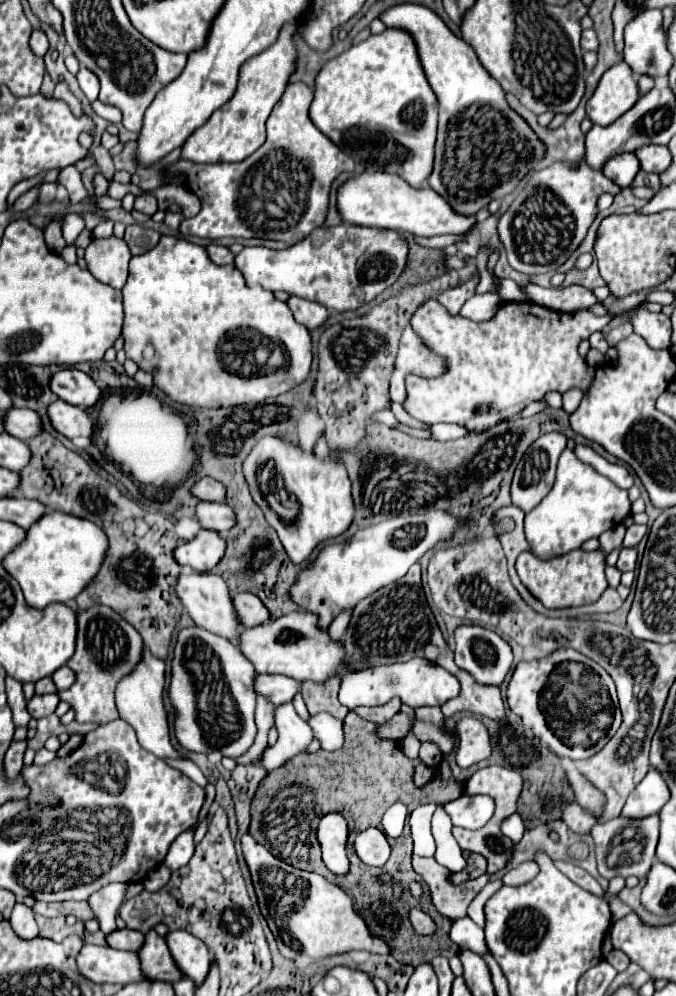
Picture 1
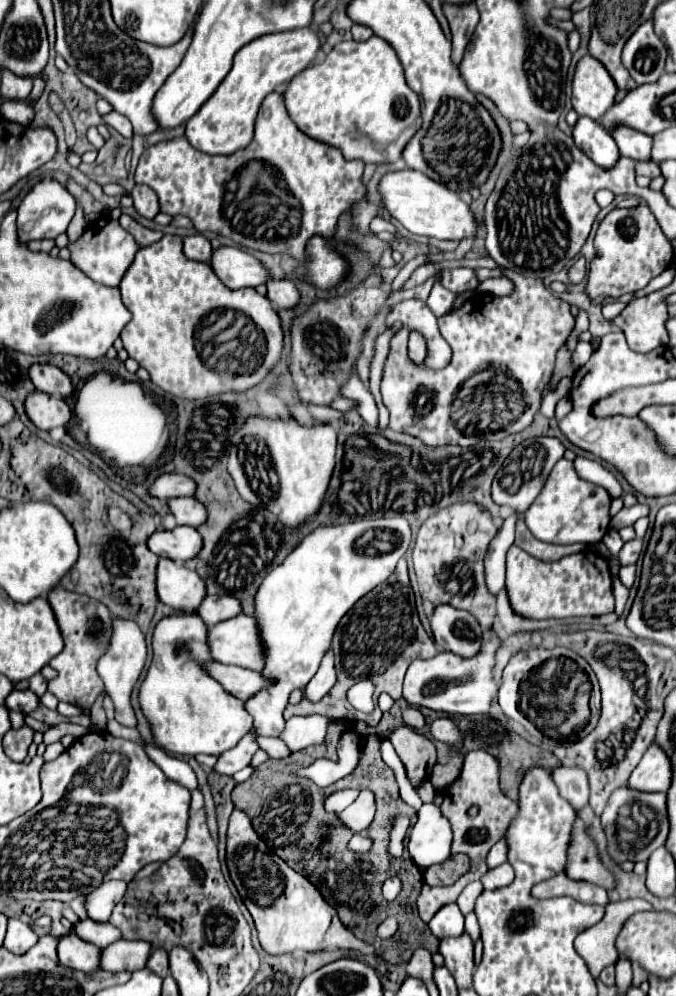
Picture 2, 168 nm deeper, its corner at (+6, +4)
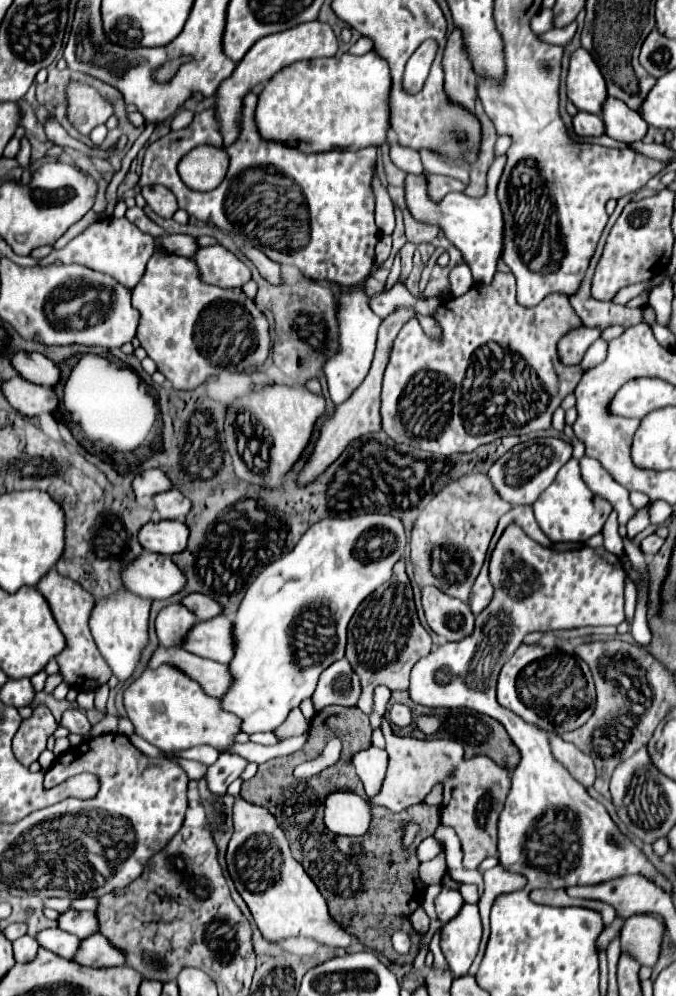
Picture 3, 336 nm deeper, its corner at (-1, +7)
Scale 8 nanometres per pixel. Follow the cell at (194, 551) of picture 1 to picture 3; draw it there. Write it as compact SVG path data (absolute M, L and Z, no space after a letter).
M161 520L161 522L147 522L139 530L139 544L157 554L177 554L185 550L187 542L187 526L177 520Z

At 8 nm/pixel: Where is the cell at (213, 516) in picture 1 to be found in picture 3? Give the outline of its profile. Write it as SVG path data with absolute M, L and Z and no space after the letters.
M167 490L153 496L155 512L165 520L185 520L185 514L189 510L189 500L177 490Z

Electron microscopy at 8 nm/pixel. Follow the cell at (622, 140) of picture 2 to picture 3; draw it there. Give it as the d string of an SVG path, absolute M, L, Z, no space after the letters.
M617 98L605 100L601 118L605 122L605 134L619 142L641 140L647 132L647 122Z

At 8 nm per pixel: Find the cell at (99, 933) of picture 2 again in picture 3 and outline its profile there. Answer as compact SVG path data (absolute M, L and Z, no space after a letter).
M67 910L59 914L57 924L61 930L67 930L77 938L89 938L89 934L97 934L97 916L93 912Z

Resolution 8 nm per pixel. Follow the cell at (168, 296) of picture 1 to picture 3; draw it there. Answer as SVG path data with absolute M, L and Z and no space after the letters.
M155 250L143 278L133 288L133 306L141 312L137 328L137 338L141 346L157 364L159 372L177 390L193 390L201 386L209 376L219 374L219 370L229 364L249 362L251 368L255 368L267 360L271 346L269 324L265 316L257 310L255 302L247 298L241 288L221 290L217 286L203 286L203 282L197 278L197 266L193 266L191 258L181 258L175 254L165 254L163 250Z

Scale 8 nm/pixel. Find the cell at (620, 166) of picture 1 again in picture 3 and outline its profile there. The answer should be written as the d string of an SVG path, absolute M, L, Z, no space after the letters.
M577 112L573 116L573 130L579 136L603 136L603 132L605 132L601 118L597 114L589 114L589 112Z

